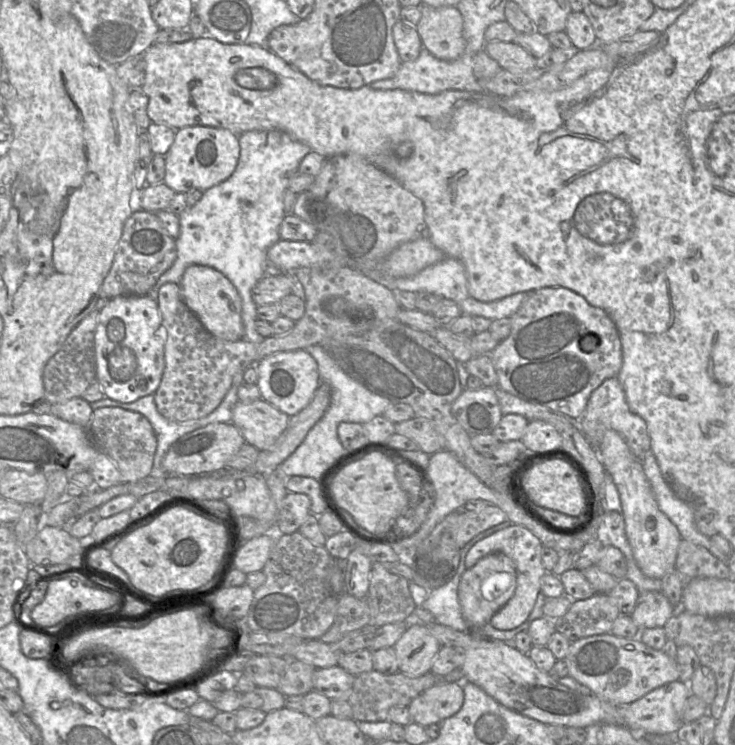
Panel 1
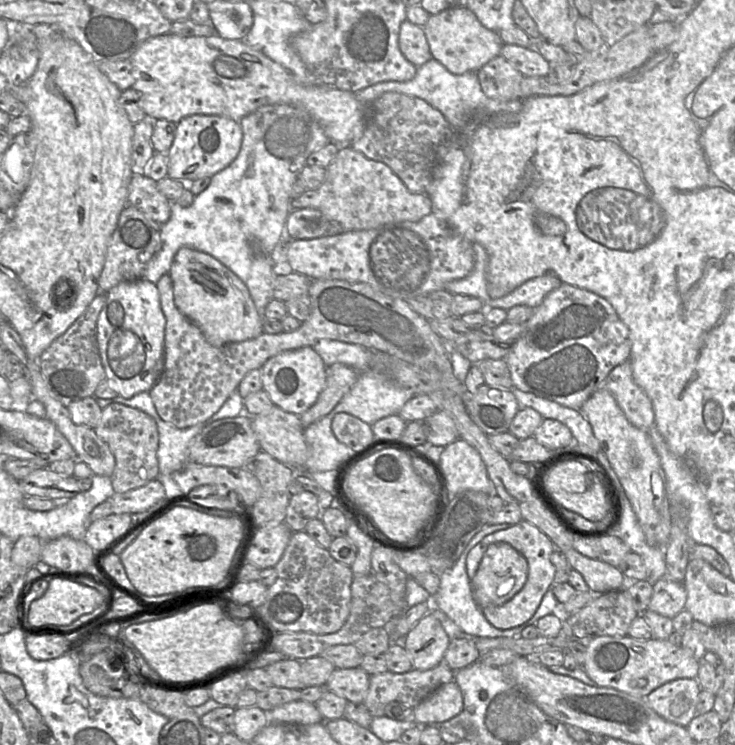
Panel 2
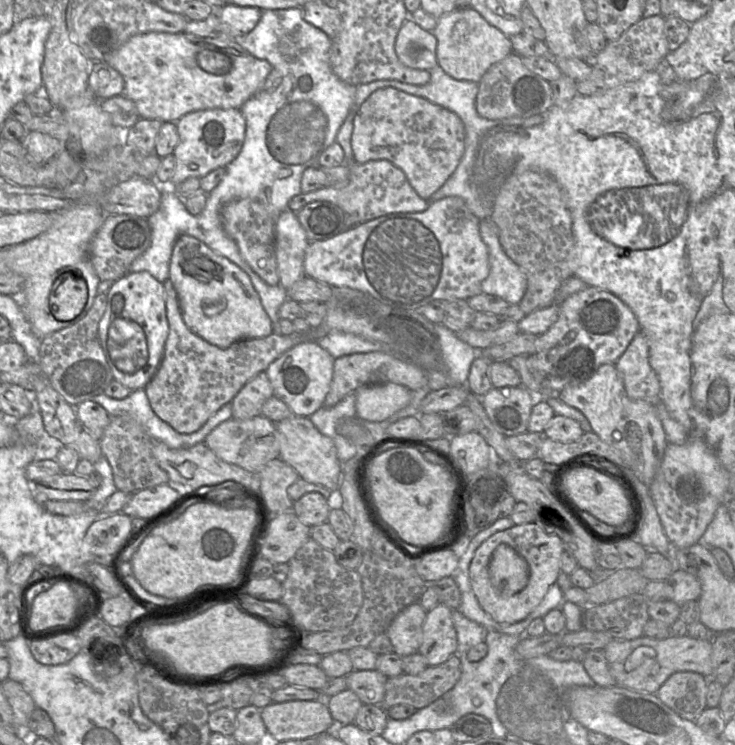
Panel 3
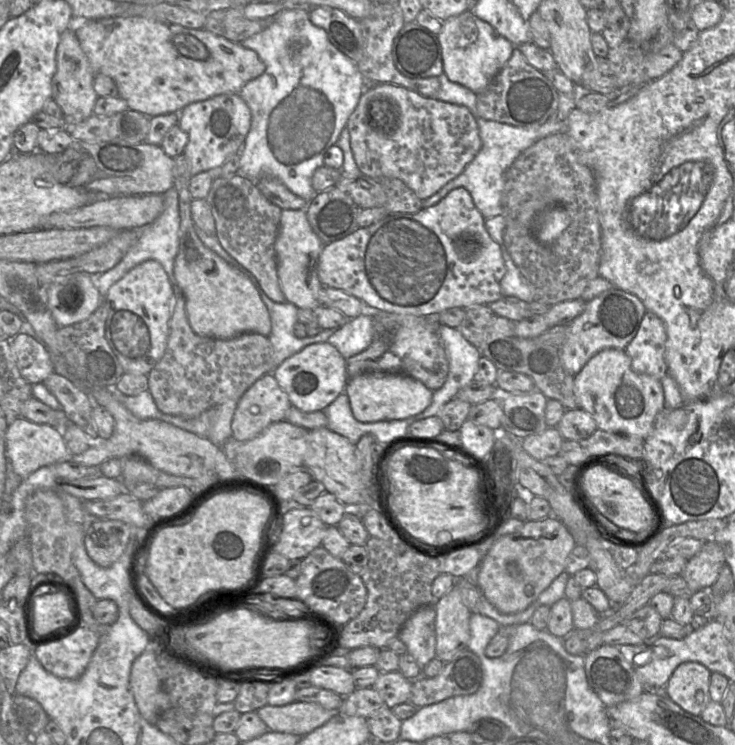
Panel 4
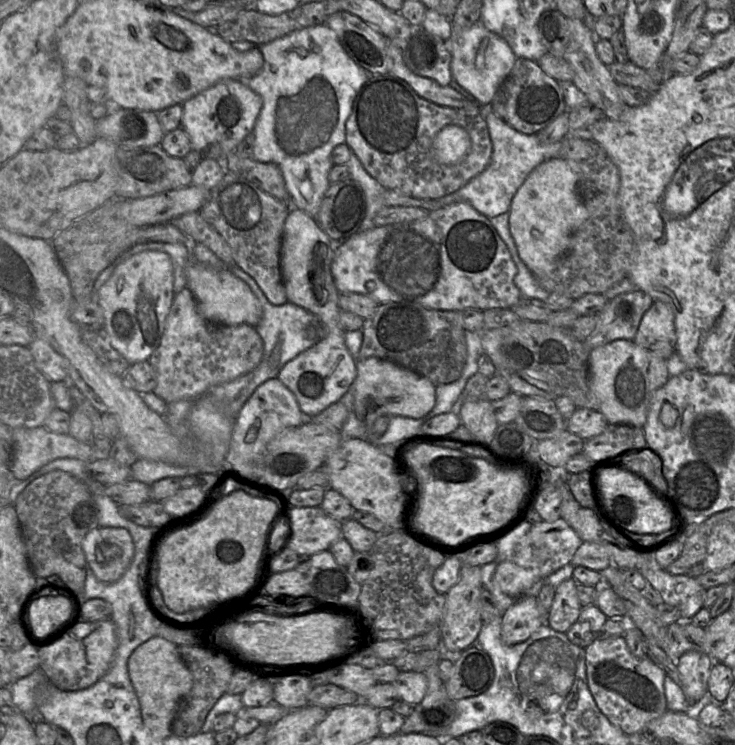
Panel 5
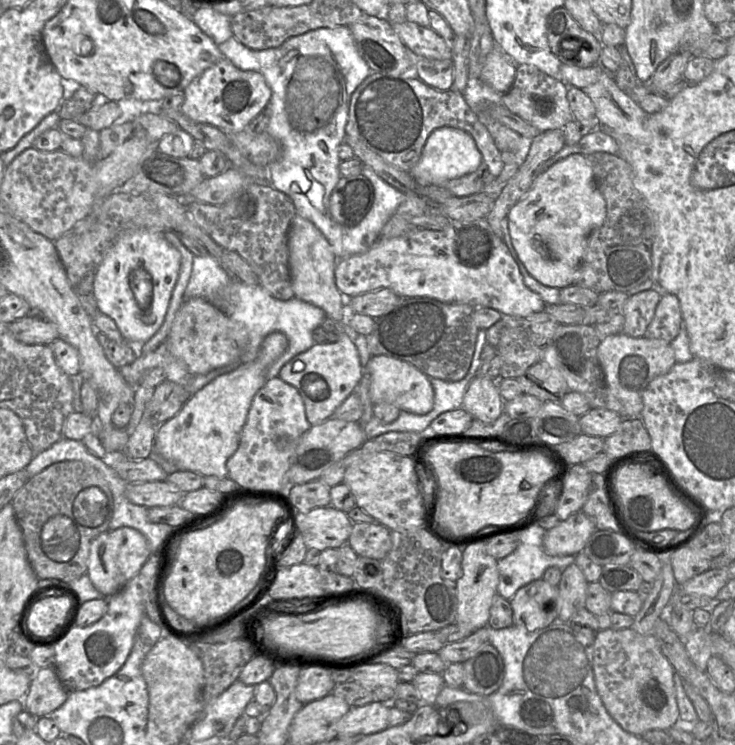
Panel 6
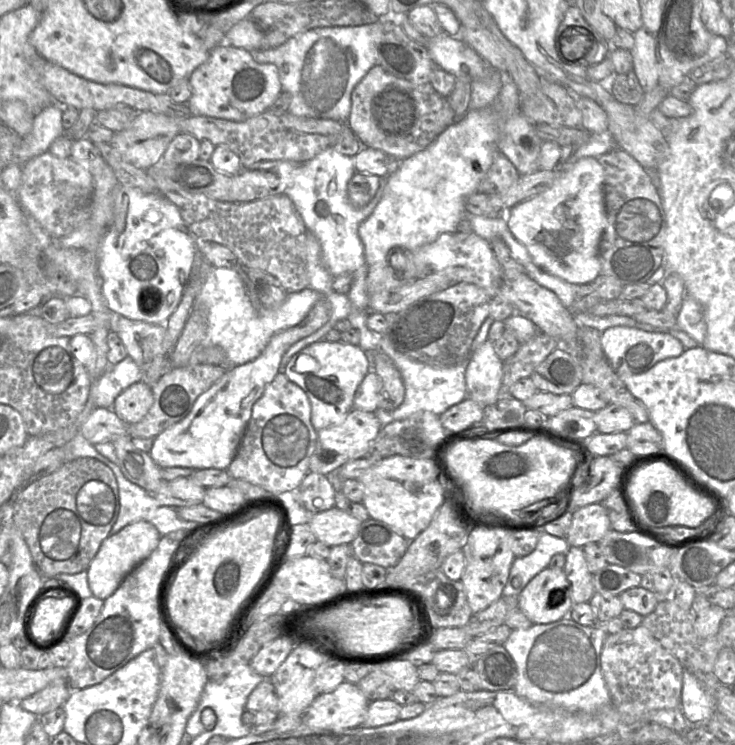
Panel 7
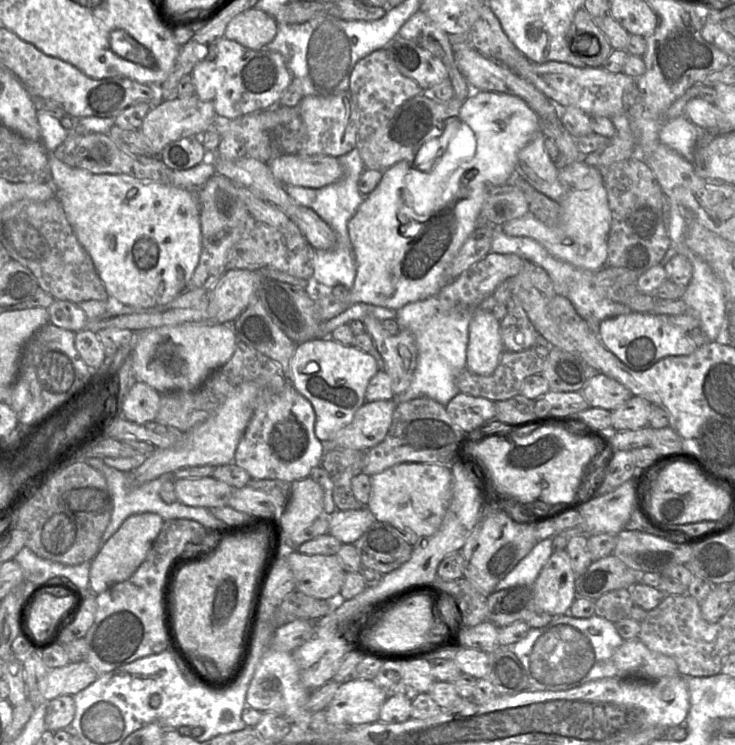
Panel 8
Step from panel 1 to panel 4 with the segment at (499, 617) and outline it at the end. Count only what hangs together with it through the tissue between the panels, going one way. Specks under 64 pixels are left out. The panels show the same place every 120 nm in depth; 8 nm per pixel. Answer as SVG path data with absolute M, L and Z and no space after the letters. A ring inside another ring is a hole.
M557 517L528 520L520 530L501 536L490 547L480 563L478 587L499 612L504 614L521 612L564 571L566 560L575 546L575 538ZM509 562L516 562L520 567L518 576L512 576L508 572Z

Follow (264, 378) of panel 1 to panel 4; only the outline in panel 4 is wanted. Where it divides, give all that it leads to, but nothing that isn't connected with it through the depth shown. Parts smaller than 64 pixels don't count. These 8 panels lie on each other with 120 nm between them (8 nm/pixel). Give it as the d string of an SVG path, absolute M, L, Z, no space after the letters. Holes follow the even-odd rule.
M328 341L306 346L287 358L280 366L274 369L272 374L279 386L287 393L292 406L304 412L323 411L345 391L348 382L346 359L333 345L328 343Z

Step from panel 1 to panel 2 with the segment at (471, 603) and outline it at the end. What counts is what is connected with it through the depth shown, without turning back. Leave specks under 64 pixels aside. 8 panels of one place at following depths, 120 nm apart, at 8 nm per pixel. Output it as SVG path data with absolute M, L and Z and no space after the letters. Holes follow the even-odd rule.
M507 542L493 543L488 546L471 579L473 597L481 608L502 605L523 588L527 576L528 563L519 551Z

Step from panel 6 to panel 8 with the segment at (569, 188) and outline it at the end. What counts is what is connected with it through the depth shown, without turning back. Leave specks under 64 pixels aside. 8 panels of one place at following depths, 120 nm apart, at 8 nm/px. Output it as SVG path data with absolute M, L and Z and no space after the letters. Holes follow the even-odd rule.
M602 182L589 189L568 190L559 202L562 207L559 223L547 226L532 214L509 221L502 226L508 236L529 237L541 244L553 257L568 262L578 268L597 272L607 265L608 234L611 225L611 212L607 192Z

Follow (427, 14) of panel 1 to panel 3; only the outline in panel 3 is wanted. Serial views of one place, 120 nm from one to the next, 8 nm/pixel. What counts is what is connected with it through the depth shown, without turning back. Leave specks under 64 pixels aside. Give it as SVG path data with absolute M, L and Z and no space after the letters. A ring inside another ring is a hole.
M462 7L437 19L433 30L437 39L436 57L446 74L456 80L479 83L482 76L495 63L513 52L510 38L489 24L476 10Z

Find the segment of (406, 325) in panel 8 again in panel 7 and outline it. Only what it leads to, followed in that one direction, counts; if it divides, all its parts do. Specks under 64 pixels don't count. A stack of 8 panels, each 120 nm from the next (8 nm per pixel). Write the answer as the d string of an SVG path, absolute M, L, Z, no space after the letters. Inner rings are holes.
M392 354L389 357L401 374L405 387L405 396L402 404L397 409L388 411L378 408L373 412L381 426L393 421L404 420L413 413L422 410L441 415L448 408L467 398L465 373L470 359L466 358L453 367L441 368L414 361L402 354Z

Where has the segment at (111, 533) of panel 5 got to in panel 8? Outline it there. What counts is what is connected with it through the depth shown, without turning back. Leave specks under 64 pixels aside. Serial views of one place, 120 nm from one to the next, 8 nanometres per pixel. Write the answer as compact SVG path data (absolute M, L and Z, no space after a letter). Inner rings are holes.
M151 512L129 516L90 561L90 591L97 595L130 578L145 560L164 522L160 515Z

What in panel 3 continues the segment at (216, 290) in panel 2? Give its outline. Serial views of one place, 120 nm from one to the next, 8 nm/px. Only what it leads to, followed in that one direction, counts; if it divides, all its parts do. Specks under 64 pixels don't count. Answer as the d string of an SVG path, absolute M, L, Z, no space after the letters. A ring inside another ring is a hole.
M181 235L173 247L169 279L179 299L183 320L188 328L219 348L273 333L272 322L265 312L249 276L226 257L190 235Z

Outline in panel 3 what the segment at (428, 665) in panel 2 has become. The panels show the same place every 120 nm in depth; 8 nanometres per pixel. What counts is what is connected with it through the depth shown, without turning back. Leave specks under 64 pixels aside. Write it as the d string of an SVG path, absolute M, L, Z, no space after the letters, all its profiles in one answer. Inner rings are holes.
M442 603L427 612L418 652L425 656L429 666L440 665L457 652L457 633L452 613L453 610Z

